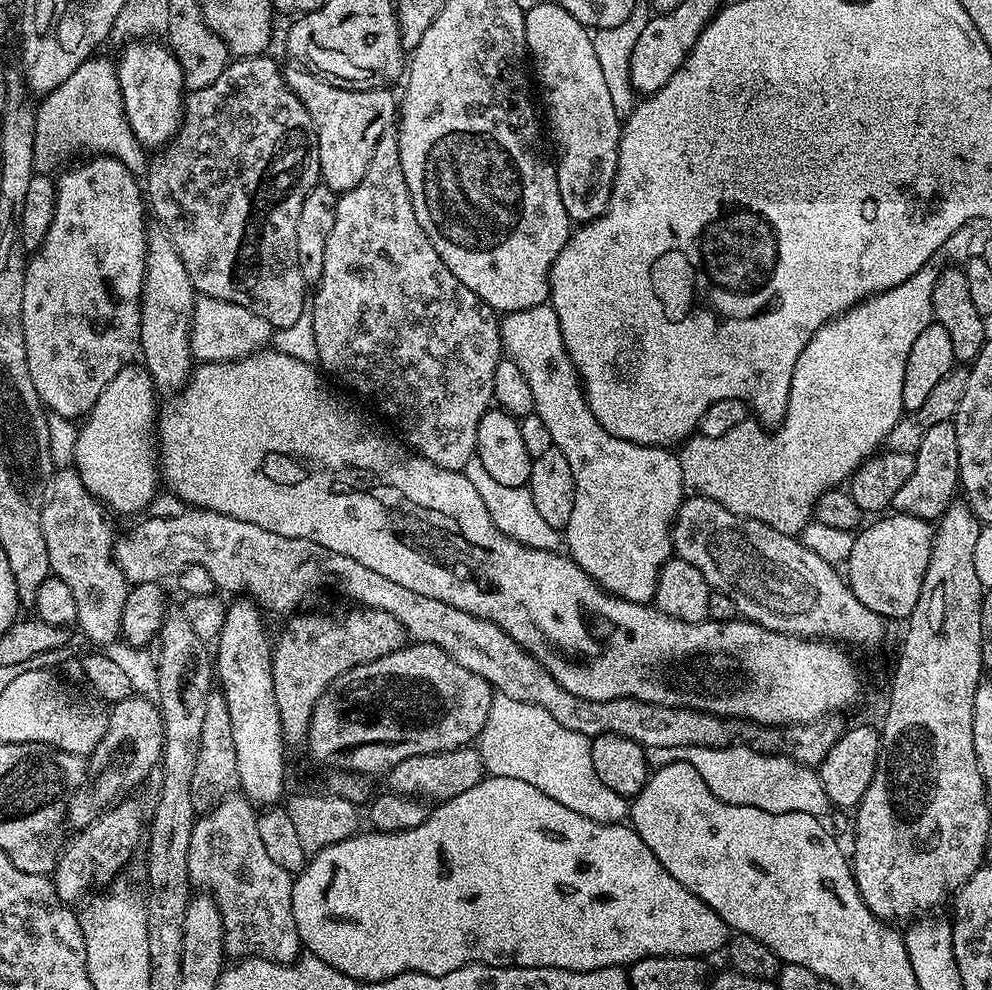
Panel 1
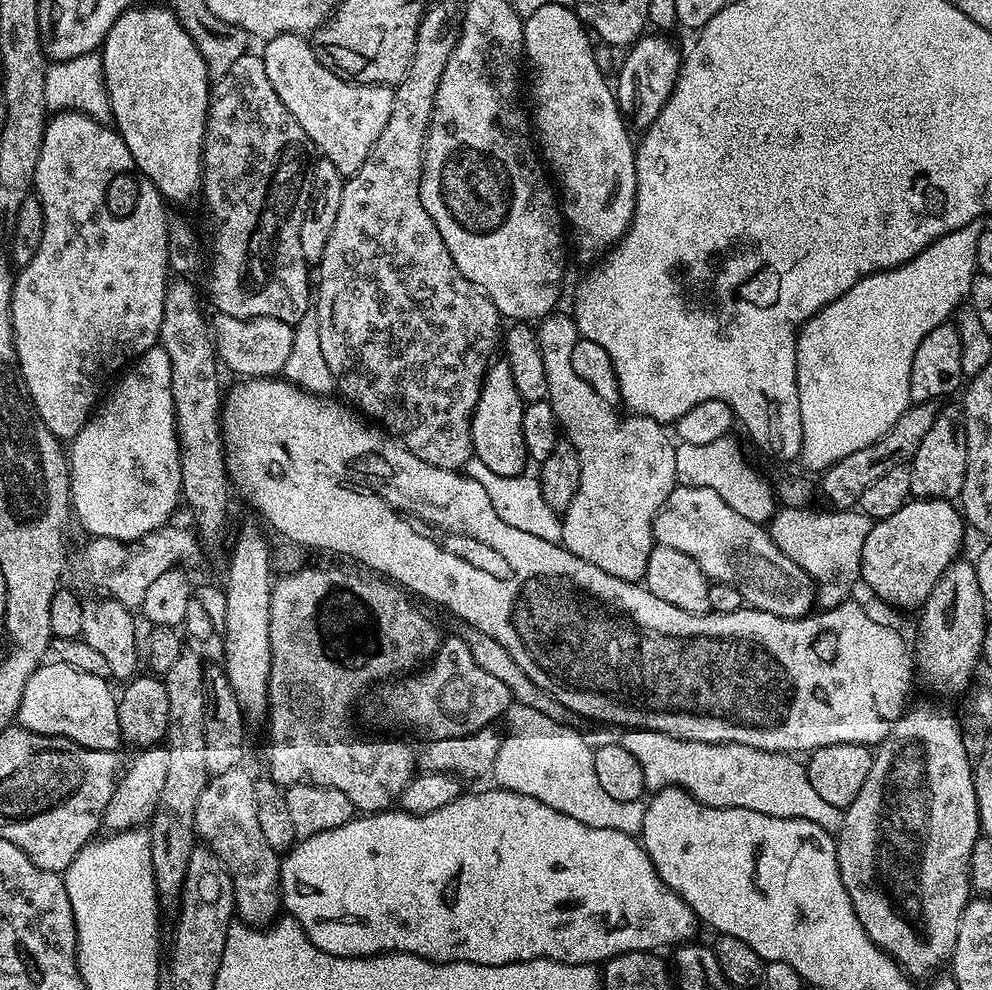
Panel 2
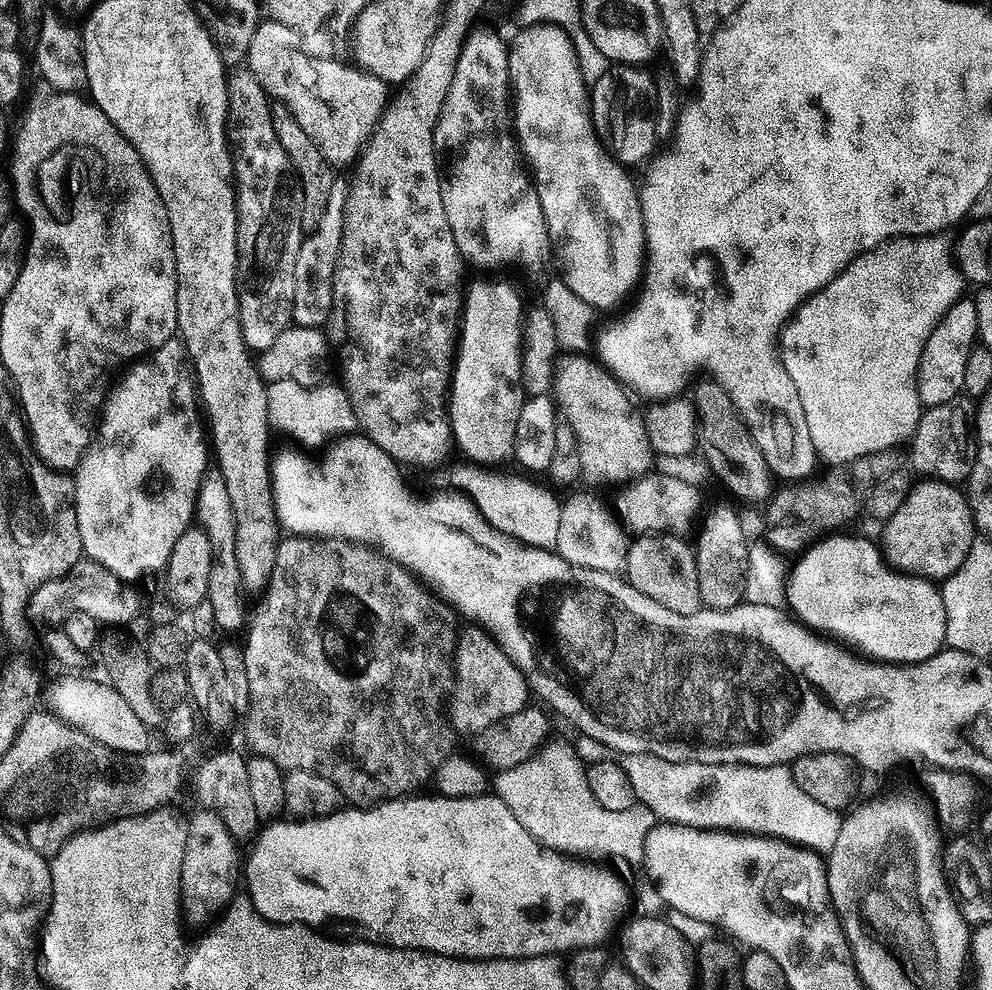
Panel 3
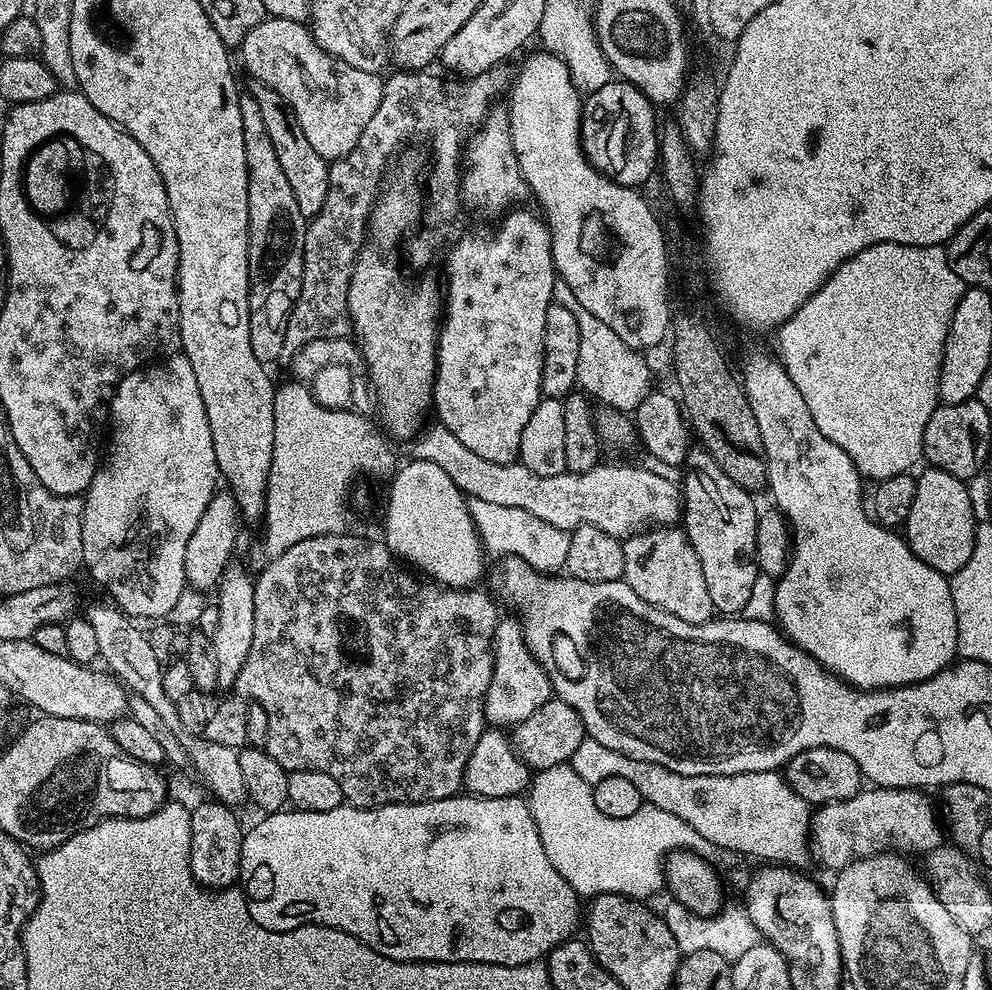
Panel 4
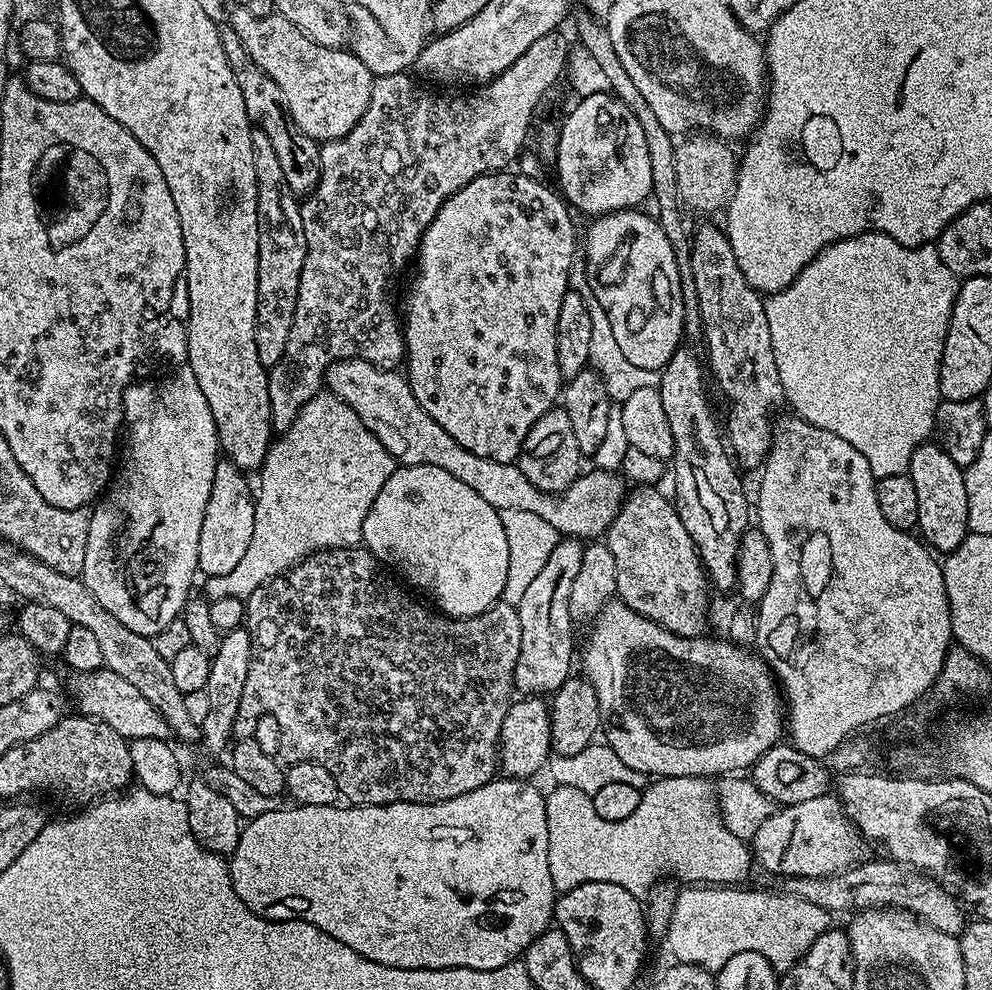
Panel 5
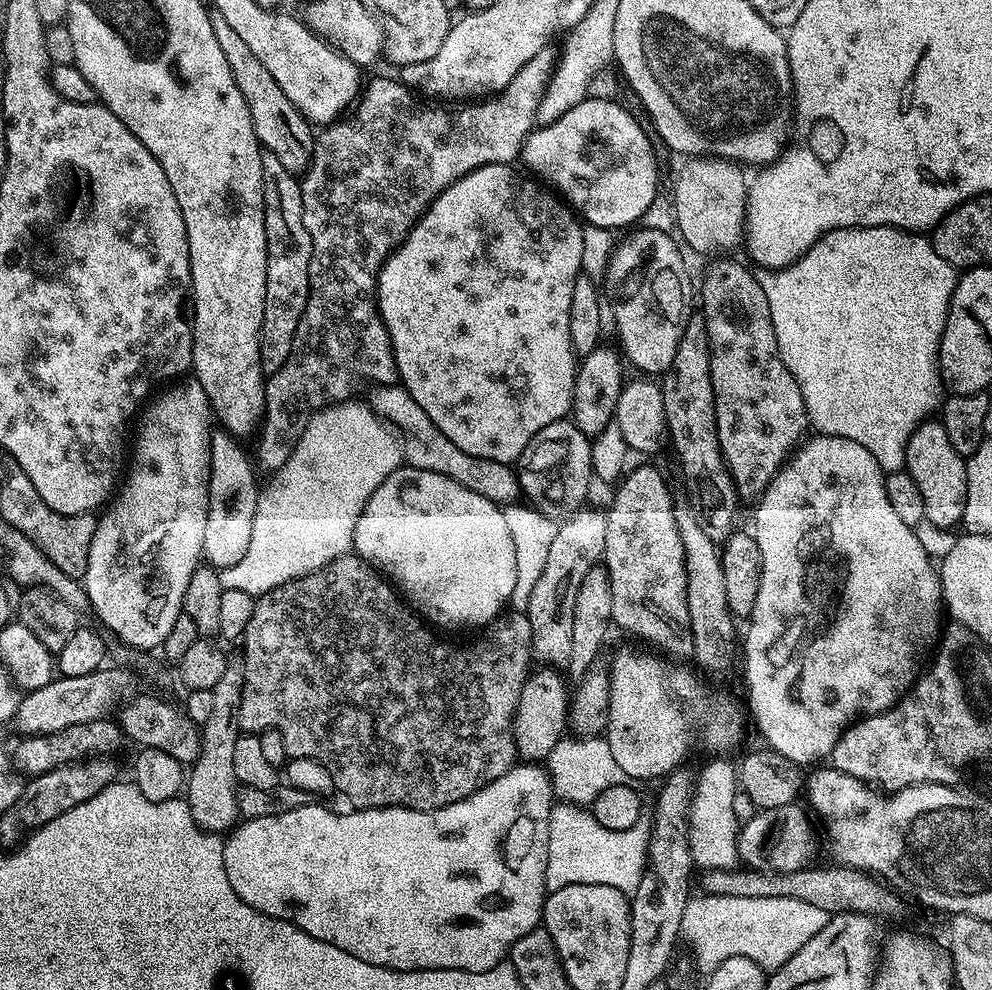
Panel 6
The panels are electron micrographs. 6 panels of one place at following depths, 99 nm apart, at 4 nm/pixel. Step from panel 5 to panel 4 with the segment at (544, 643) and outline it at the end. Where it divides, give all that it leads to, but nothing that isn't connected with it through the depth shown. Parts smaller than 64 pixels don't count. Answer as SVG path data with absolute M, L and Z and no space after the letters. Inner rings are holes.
M501 619L496 625L496 638L492 642L492 677L484 695L484 719L492 726L515 726L530 718L538 706L546 706L554 693L548 672L534 658L524 643L524 629L519 619Z

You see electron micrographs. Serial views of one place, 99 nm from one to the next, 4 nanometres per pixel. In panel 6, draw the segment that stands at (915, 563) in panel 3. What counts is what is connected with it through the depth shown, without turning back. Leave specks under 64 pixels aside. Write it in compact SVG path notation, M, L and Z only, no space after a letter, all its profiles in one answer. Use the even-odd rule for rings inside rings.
M928 418L917 425L908 439L904 468L918 482L918 491L924 503L924 519L946 529L953 529L961 523L966 510L967 480L965 457L954 450L950 434L939 419Z

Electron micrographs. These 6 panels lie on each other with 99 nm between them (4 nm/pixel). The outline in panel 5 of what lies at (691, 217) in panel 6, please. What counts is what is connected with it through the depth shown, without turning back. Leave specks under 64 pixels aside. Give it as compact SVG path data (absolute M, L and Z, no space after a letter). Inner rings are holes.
M695 133L681 139L676 145L675 164L679 200L687 208L702 212L720 211L731 200L739 176L736 154L729 143L711 134Z

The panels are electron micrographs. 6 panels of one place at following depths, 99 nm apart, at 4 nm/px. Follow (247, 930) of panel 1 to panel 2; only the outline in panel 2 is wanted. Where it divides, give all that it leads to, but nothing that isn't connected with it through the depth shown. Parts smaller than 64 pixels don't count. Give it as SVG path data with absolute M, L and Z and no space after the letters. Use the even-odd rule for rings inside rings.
M247 767L227 769L225 773L212 776L208 785L202 790L202 798L198 798L198 806L194 809L194 826L196 835L223 862L224 869L234 882L234 898L236 899L235 915L243 923L253 926L267 926L277 919L282 912L280 898L280 862L281 857L266 842L258 823L258 798L256 797L256 780L246 770Z

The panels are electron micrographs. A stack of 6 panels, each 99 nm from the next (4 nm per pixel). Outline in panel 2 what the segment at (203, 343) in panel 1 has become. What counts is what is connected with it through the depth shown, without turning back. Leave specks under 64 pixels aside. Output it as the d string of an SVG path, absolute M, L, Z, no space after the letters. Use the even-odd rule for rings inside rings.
M217 315L214 322L214 347L221 365L224 364L240 378L257 376L275 377L283 373L286 358L292 345L293 325L282 322L278 318L254 318L243 320L233 316Z

